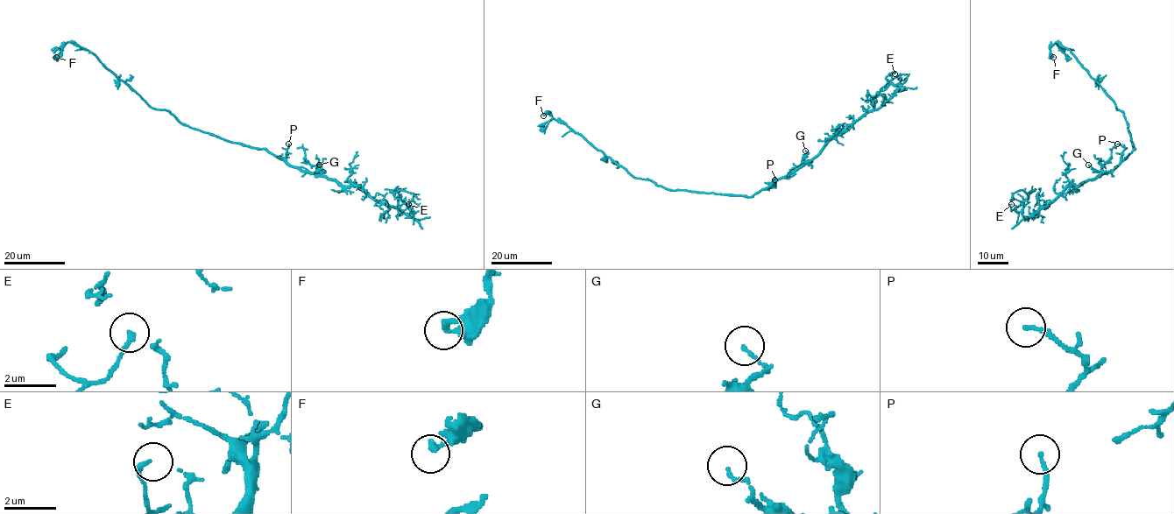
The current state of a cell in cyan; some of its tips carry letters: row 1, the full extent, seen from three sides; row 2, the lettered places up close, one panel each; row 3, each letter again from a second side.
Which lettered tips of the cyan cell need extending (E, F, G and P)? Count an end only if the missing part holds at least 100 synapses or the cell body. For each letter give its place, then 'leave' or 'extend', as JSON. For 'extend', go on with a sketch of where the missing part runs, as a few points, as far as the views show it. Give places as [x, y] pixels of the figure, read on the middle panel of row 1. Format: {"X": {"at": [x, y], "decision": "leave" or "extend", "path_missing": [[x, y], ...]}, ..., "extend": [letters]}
{"E": {"at": [894, 73], "decision": "leave"}, "F": {"at": [543, 116], "decision": "leave"}, "G": {"at": [805, 151], "decision": "leave"}, "P": {"at": [774, 179], "decision": "leave"}, "extend": []}

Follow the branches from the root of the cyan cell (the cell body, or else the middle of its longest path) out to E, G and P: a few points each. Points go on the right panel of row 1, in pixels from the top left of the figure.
E: (1135, 148), (1113, 171), (1078, 186), (1069, 186), (1031, 215), (1022, 214), (1021, 204), (1011, 210), (1011, 204)
G: (1135, 148), (1113, 171), (1094, 172), (1088, 165)
P: (1135, 148), (1122, 159), (1124, 148), (1117, 144)

